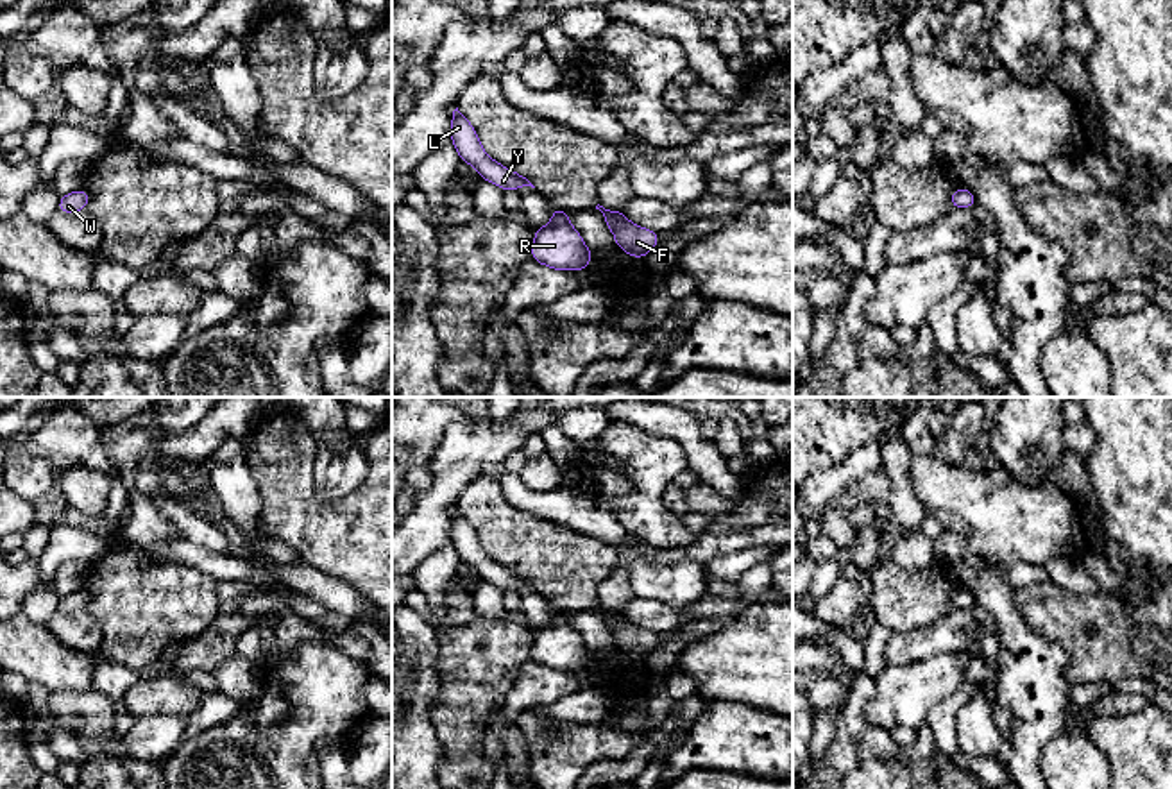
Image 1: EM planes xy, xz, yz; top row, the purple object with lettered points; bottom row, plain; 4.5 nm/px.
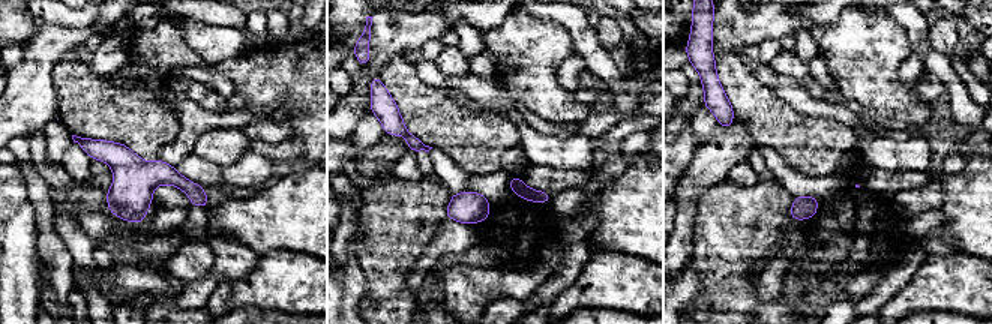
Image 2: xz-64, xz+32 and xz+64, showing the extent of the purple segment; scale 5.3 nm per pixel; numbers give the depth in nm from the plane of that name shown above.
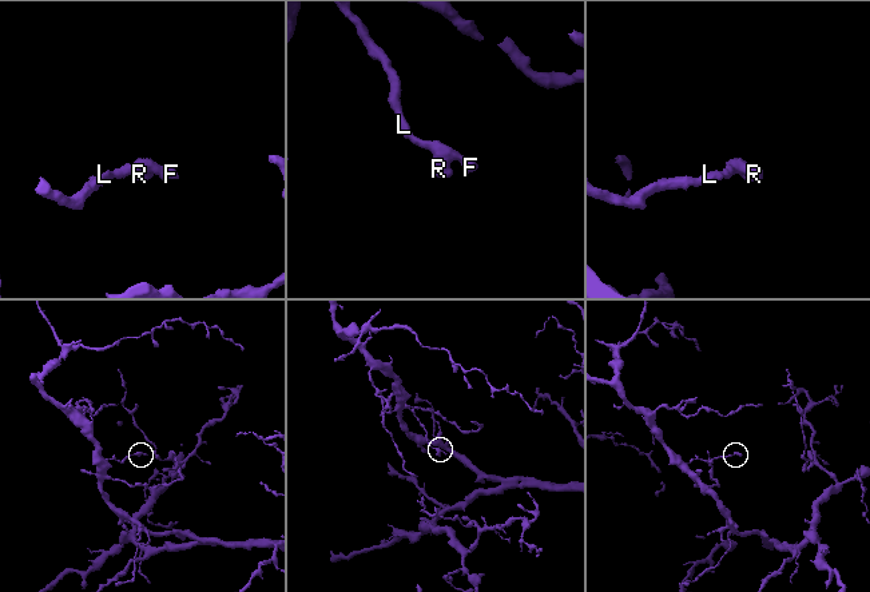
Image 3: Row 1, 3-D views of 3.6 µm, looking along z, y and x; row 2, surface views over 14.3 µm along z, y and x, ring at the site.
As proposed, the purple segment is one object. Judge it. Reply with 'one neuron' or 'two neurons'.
one neuron

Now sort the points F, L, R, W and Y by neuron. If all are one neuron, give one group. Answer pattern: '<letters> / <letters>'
F L R W Y

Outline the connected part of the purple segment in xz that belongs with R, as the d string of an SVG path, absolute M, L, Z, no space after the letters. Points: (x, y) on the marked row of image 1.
M553 206L553 218L546 227L535 229L531 259L556 270L583 270L592 252L580 233L567 220L569 211Z

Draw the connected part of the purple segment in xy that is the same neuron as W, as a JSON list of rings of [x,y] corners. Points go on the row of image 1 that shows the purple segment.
[[[77,190],[73,193],[68,193],[64,197],[61,197],[57,211],[63,213],[75,213],[86,208],[86,204],[89,202],[89,193],[84,190]]]

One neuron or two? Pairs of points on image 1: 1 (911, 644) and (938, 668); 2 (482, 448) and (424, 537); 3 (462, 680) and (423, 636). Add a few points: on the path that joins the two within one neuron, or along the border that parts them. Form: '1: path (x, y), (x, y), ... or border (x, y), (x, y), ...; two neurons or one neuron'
1: border (963, 650), (888, 666); two neurons
2: path (460, 469), (446, 483), (432, 516); one neuron
3: border (435, 632), (437, 695); two neurons

